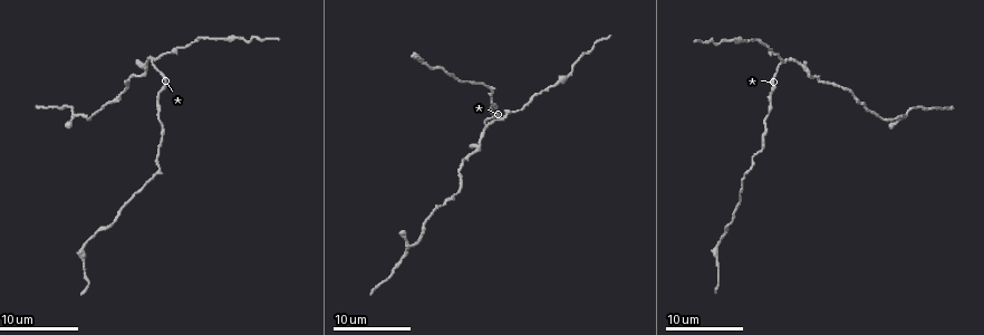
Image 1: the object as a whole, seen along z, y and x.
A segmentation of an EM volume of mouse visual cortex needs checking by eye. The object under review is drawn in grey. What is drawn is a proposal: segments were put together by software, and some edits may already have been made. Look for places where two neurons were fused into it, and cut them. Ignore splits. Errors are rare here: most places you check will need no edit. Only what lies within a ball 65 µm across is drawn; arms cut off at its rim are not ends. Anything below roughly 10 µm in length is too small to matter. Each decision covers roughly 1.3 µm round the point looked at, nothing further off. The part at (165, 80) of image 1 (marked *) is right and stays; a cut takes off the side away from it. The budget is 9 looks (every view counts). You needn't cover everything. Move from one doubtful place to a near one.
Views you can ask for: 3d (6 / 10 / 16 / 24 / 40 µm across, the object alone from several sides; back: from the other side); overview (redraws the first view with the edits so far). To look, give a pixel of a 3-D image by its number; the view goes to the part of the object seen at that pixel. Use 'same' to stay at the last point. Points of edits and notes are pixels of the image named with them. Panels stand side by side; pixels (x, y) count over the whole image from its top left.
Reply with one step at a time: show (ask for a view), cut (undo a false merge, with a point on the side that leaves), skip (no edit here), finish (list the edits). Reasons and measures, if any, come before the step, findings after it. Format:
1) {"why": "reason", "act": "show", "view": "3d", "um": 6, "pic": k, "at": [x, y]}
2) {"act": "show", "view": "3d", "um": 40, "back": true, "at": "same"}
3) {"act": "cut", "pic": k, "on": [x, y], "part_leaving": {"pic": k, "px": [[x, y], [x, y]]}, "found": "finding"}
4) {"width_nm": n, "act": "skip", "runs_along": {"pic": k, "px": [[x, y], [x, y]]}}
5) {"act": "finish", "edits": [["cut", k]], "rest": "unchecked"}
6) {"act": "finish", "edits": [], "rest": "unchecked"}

{"why": "calibre changes", "act": "show", "view": "3d", "um": 10, "pic": 1, "at": [767, 124]}

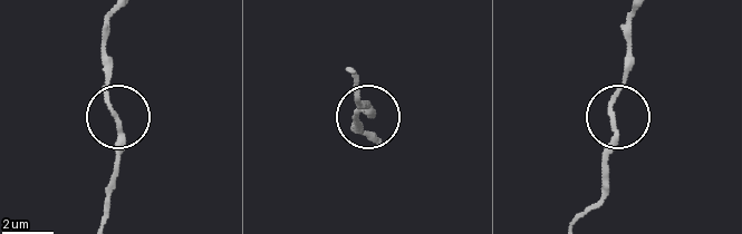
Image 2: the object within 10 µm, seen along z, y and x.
{"act": "show", "view": "3d", "um": 6, "pic": 2, "at": [117, 123]}

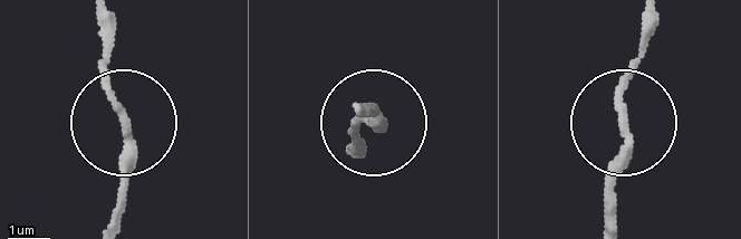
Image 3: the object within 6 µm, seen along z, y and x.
{"act": "skip", "runs_along": {"pic": 3, "px": [[645, 21], [623, 95], [613, 223]]}, "found": "continuous, no second neuron"}

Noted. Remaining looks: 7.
{"why": "a fork", "act": "show", "view": "3d", "um": 10, "pic": 1, "at": [485, 126]}

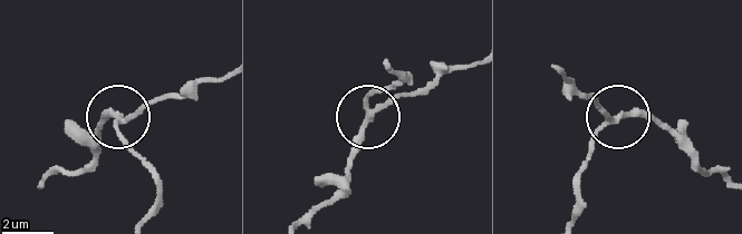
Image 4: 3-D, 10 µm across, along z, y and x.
{"arms": 3, "act": "skip", "runs_along": {"pic": 4, "px": [[578, 186], [588, 150], [614, 120], [580, 95]]}, "found": "all the same neuron"}

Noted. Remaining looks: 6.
{"act": "show", "view": "3d", "um": 10, "pic": 1, "at": [121, 92]}

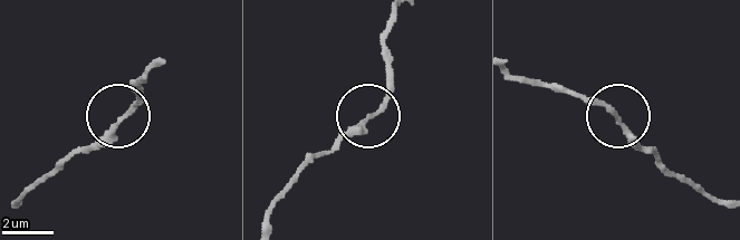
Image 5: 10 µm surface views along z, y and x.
{"act": "skip", "runs_along": {"pic": 5, "px": [[395, 13], [385, 45], [383, 103], [329, 152]]}, "found": "continuous, no second neuron"}

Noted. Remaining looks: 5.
{"why": "sudden change in width", "act": "show", "view": "3d", "um": 10, "pic": 1, "at": [717, 244]}

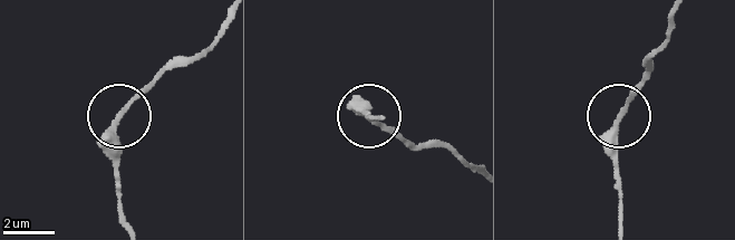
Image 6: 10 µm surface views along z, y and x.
{"why": "closer look", "act": "show", "view": "3d", "um": 6, "pic": 6, "at": [118, 116]}

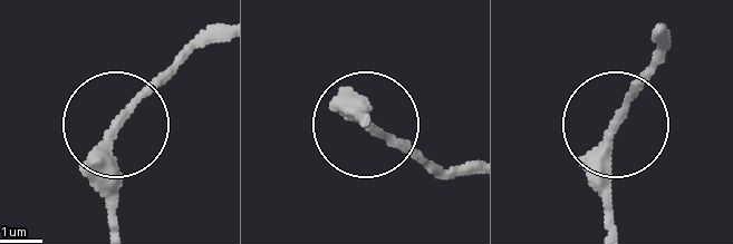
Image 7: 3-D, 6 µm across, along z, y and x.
{"width_nm": 200, "act": "skip", "runs_along": {"pic": 7, "px": [[465, 169], [422, 163], [358, 116]]}, "found": "all the same neuron"}

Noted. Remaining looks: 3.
{"act": "finish", "edits": [], "rest": "unchecked"}

